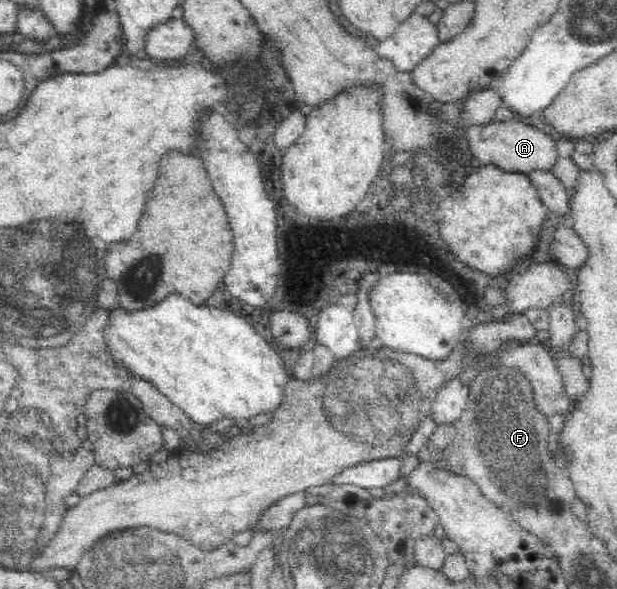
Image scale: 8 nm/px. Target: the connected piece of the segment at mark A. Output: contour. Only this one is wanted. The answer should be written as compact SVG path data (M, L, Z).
M520 117L509 121L490 121L488 124L461 128L464 140L468 142L476 161L493 164L508 173L525 173L534 169L551 170L557 161L557 150L553 139L538 127L532 127Z

